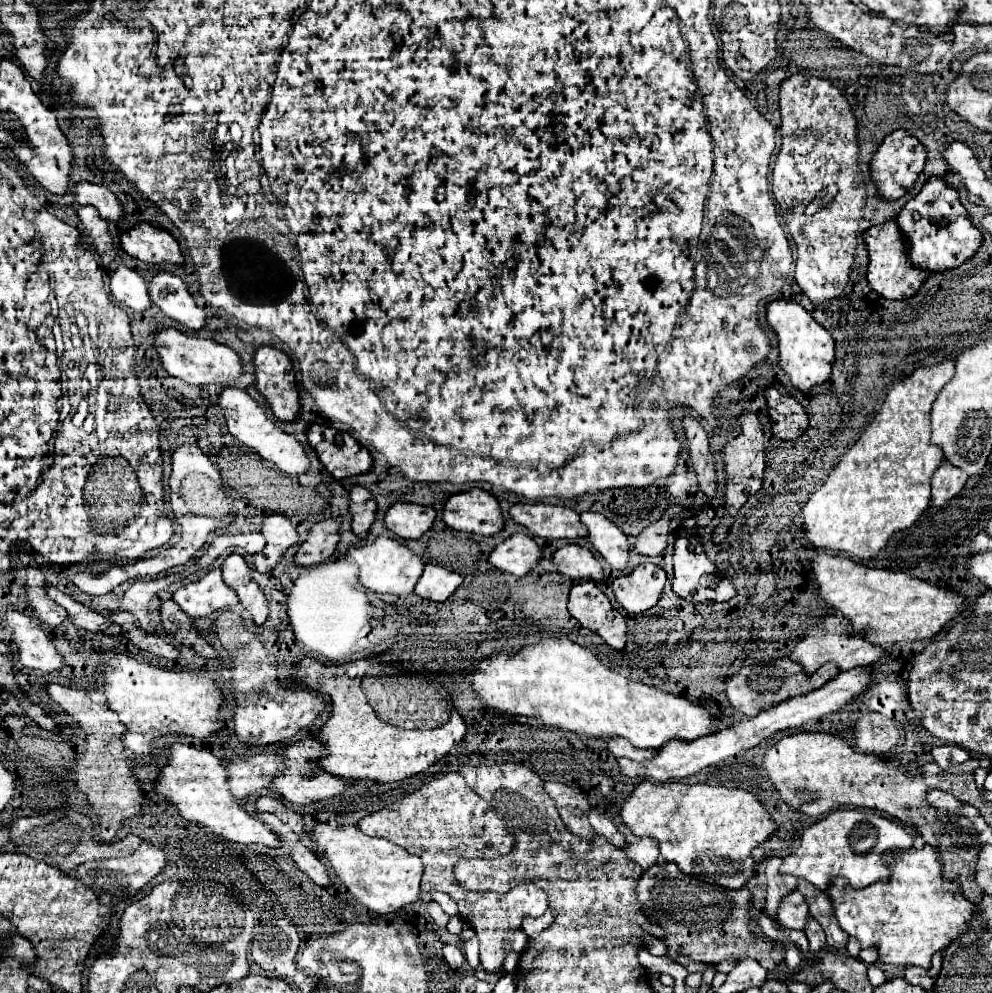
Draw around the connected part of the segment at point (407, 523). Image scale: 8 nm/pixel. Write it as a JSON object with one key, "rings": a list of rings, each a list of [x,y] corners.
{"rings":[[[394,503],[384,513],[384,525],[402,539],[418,539],[432,527],[436,511],[424,505]]]}

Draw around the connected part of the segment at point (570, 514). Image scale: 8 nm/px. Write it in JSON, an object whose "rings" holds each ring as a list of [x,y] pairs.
{"rings":[[[516,503],[510,505],[510,517],[524,525],[530,535],[542,539],[576,539],[586,537],[584,525],[578,519],[578,513],[560,507],[560,505],[546,505],[546,503]]]}

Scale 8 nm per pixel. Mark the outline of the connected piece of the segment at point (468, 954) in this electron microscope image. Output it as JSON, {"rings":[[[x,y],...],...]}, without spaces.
{"rings":[[[472,937],[472,939],[468,939],[468,941],[464,943],[462,951],[464,951],[464,957],[466,957],[468,965],[475,970],[476,967],[478,967],[478,937]]]}

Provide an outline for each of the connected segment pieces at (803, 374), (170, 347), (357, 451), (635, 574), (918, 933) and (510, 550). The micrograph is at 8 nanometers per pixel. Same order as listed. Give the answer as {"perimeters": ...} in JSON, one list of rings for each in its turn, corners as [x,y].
{"perimeters":[[[[786,299],[772,301],[766,305],[766,321],[778,339],[778,367],[788,375],[796,389],[808,391],[822,383],[824,377],[830,377],[830,367],[834,363],[834,339],[804,307]]],[[[160,327],[158,331],[154,331],[154,347],[160,355],[164,369],[172,377],[178,377],[190,385],[210,385],[212,383],[218,387],[226,387],[226,385],[234,385],[238,375],[242,373],[240,357],[230,347],[216,343],[212,339],[188,335],[174,327]]],[[[310,423],[306,437],[320,463],[334,479],[366,473],[372,467],[368,449],[360,447],[358,441],[346,431],[338,431],[322,423]]],[[[642,563],[632,569],[632,573],[616,577],[612,581],[612,591],[616,601],[628,613],[642,613],[656,605],[660,599],[666,573],[654,563]]],[[[934,847],[898,849],[882,859],[890,869],[890,879],[874,883],[880,887],[852,889],[844,877],[832,879],[828,893],[836,919],[848,935],[860,941],[862,949],[876,947],[880,961],[928,969],[930,957],[968,929],[974,905],[962,897],[956,885],[942,879]]],[[[516,533],[496,545],[488,557],[488,563],[500,571],[524,577],[540,561],[542,551],[530,535]]]]}

